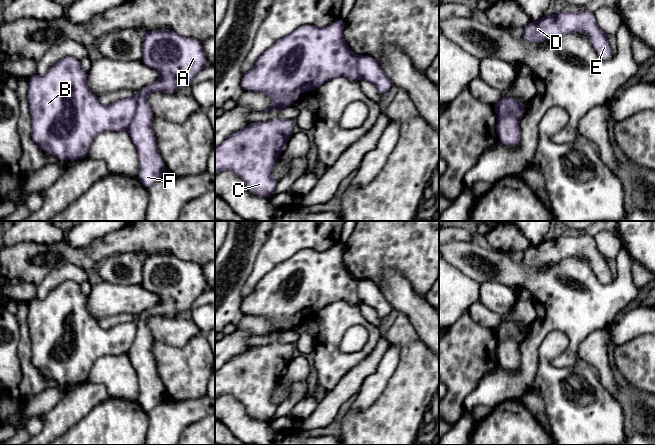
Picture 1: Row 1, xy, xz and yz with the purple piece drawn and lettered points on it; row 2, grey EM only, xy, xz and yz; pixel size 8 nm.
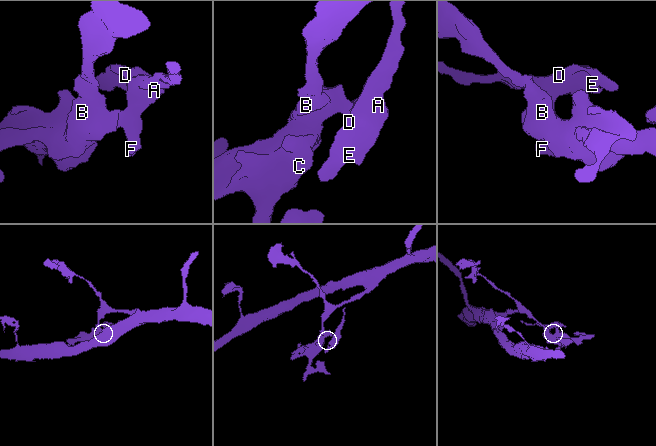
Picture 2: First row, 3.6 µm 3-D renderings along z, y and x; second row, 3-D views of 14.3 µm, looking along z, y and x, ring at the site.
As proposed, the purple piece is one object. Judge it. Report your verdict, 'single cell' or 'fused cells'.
fused cells

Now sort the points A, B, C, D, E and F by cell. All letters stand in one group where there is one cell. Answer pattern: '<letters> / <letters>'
A D E F / B C

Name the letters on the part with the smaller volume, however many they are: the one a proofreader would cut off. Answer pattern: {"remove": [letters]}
{"remove": ["A", "D", "E", "F"]}

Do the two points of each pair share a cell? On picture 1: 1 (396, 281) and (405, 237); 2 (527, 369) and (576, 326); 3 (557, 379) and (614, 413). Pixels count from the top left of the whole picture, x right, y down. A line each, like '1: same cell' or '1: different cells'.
1: different cells
2: same cell
3: same cell

